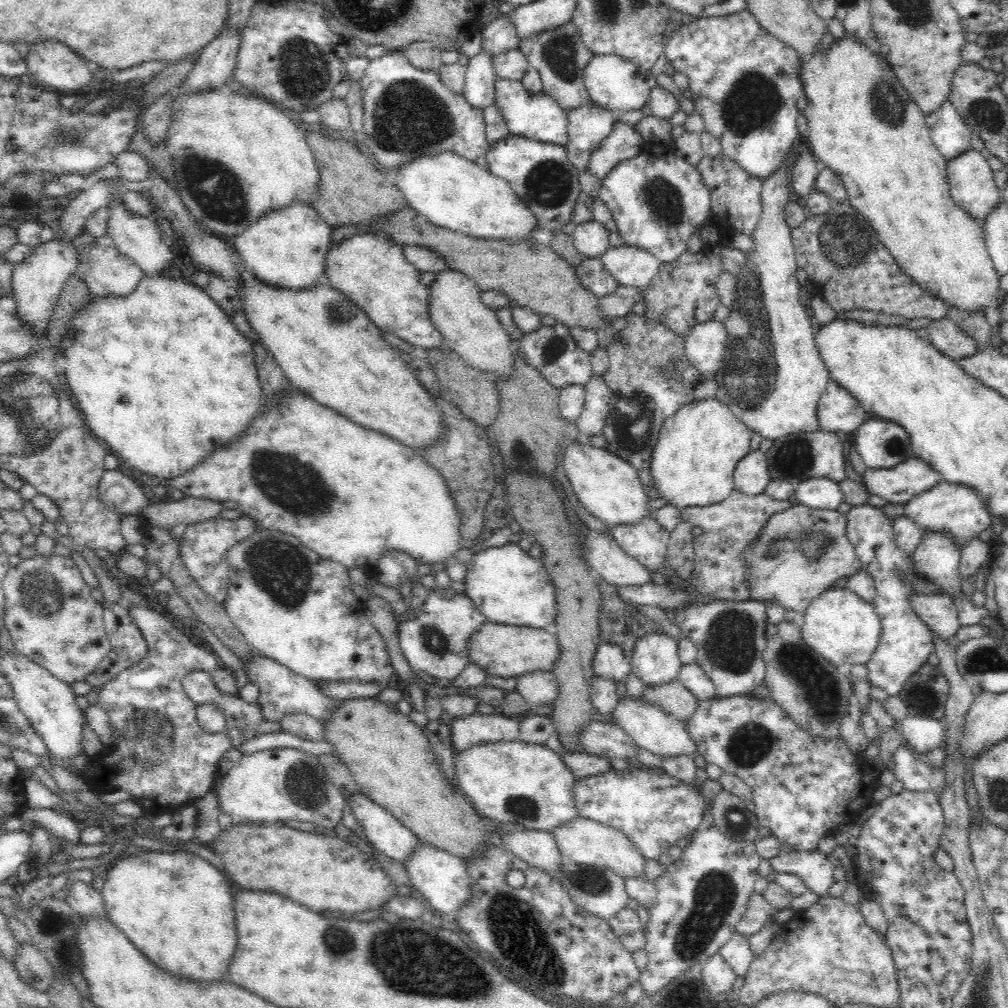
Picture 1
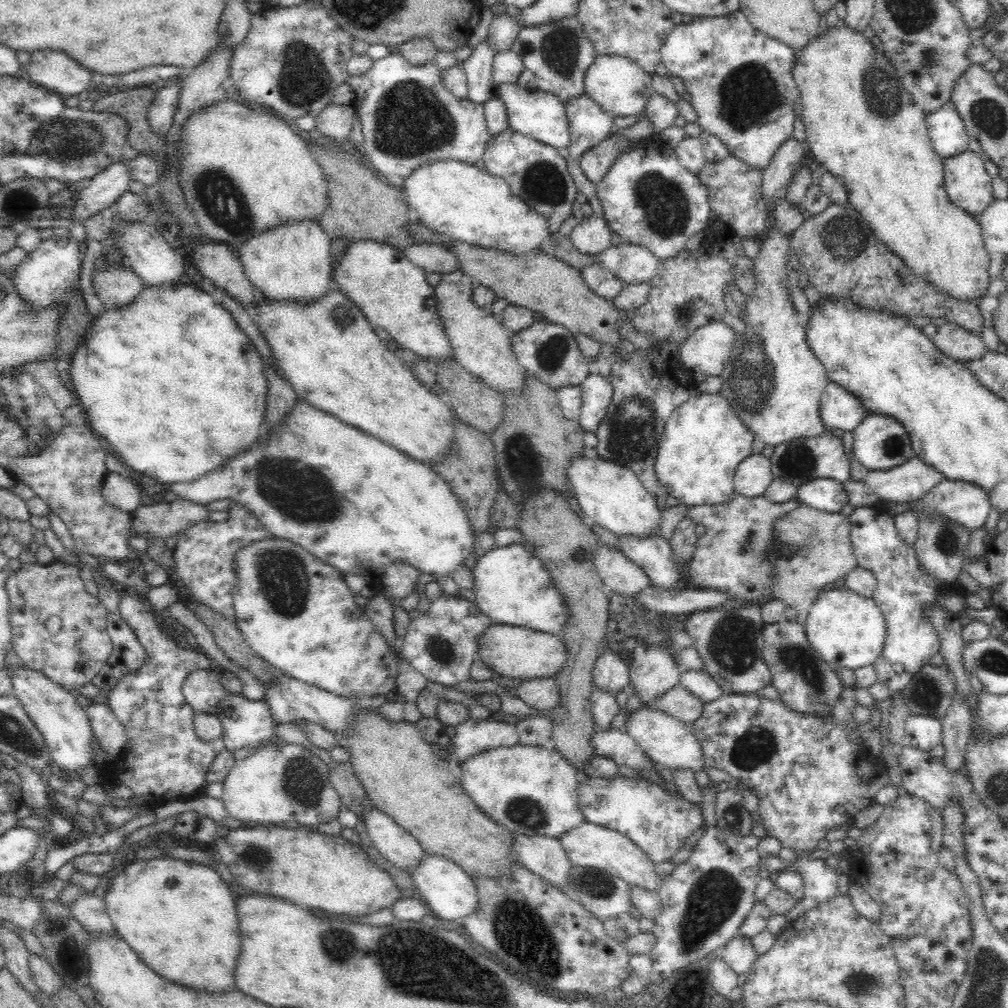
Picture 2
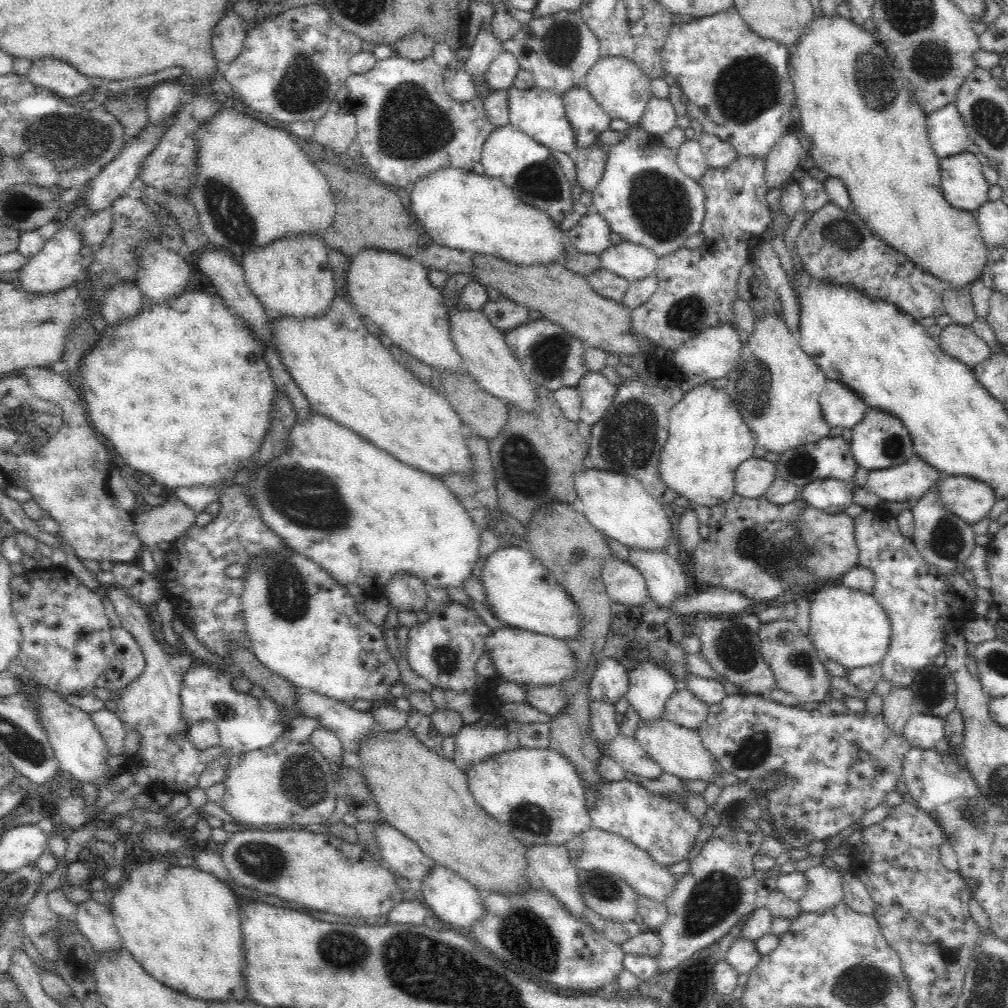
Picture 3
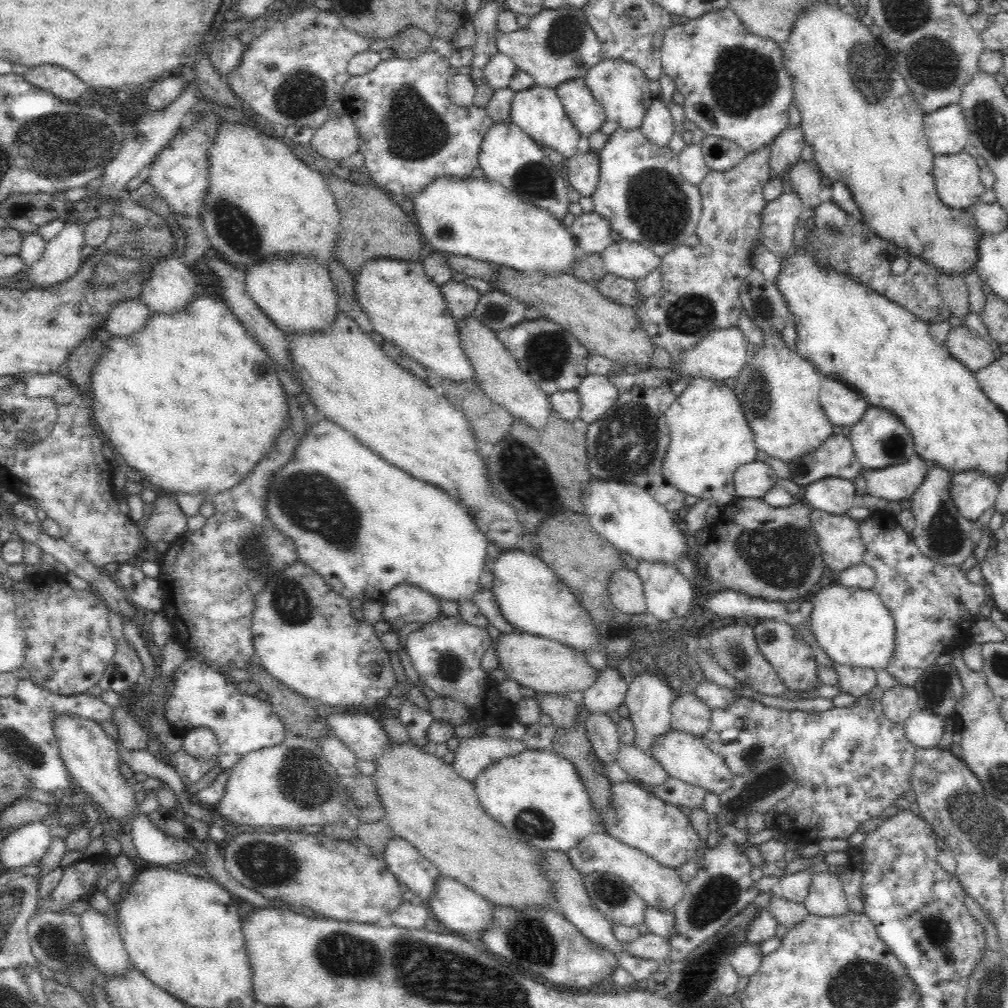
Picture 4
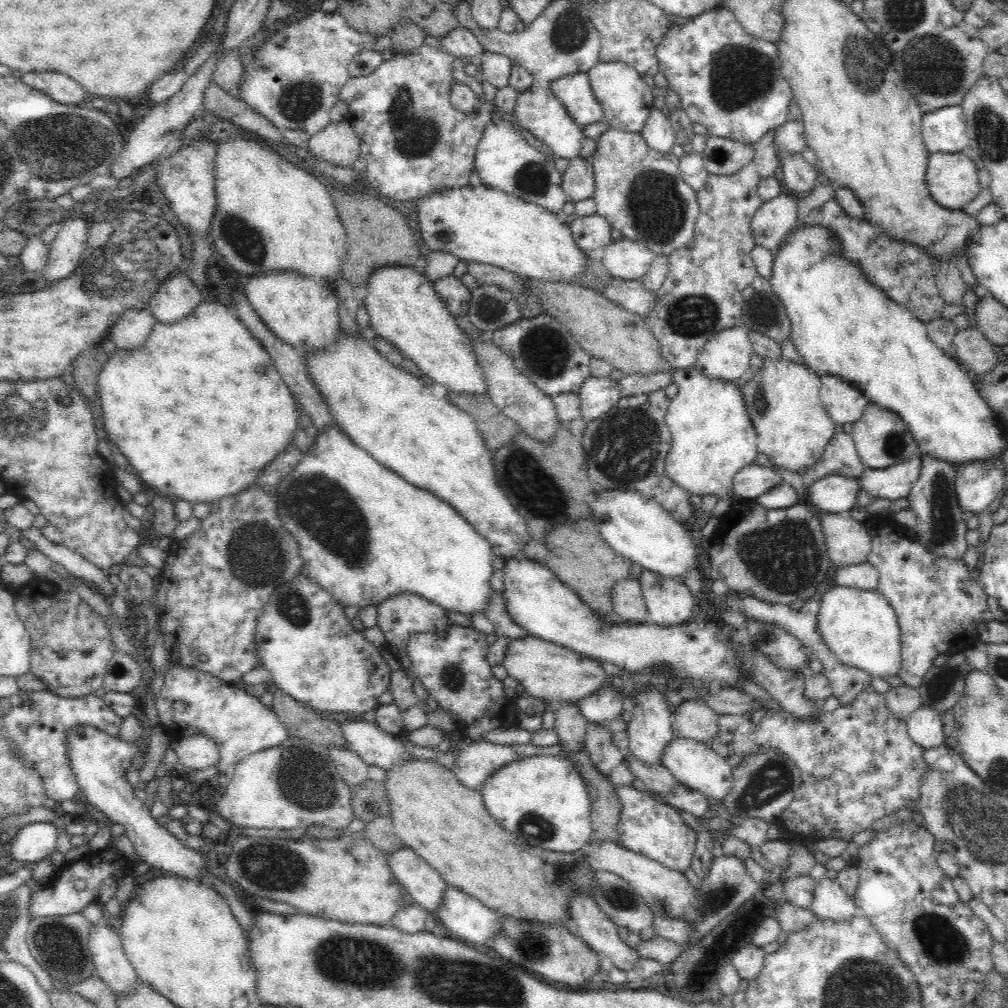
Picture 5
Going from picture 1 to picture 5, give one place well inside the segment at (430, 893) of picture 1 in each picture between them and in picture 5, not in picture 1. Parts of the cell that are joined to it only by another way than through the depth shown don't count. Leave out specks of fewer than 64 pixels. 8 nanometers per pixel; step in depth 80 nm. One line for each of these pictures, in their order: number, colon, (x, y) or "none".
2: (452, 895)
3: (452, 899)
4: (460, 909)
5: (469, 919)

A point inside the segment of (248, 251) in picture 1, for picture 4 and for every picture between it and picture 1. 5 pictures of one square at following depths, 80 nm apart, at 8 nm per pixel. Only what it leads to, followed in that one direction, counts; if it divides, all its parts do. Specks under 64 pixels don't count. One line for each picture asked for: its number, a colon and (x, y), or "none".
2: (292, 263)
3: (291, 277)
4: (297, 295)

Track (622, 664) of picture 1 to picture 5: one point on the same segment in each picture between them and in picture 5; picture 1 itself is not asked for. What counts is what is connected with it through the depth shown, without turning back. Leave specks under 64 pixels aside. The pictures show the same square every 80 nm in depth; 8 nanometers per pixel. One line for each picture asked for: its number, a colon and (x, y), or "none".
2: (611, 674)
3: (610, 681)
4: (608, 693)
5: (605, 706)

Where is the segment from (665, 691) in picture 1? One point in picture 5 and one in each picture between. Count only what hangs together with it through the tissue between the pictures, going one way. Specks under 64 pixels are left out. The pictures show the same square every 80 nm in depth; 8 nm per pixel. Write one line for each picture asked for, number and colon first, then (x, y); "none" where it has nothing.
2: (678, 702)
3: (683, 708)
4: (689, 714)
5: (695, 720)

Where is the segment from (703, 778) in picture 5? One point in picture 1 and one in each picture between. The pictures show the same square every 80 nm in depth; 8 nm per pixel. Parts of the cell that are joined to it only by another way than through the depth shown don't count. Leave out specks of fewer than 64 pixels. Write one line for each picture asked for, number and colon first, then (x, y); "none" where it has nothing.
1: (658, 732)
2: (667, 741)
3: (679, 751)
4: (683, 756)

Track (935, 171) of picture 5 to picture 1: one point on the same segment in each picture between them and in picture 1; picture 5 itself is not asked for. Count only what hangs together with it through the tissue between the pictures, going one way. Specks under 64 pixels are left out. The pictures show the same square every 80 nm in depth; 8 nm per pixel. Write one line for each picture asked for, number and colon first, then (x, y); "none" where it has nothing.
1: (972, 187)
2: (968, 186)
3: (964, 187)
4: (956, 180)

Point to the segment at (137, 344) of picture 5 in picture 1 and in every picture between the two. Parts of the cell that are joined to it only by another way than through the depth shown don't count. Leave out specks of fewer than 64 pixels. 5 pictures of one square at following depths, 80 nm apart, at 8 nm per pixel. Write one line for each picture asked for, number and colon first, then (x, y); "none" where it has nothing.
1: (106, 271)
2: (116, 287)
3: (122, 302)
4: (125, 319)

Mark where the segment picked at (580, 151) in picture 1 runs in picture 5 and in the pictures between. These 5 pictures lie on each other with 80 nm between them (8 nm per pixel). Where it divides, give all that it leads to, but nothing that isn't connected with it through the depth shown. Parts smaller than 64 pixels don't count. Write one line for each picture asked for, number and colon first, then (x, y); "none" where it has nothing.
2: (589, 124)
3: (588, 120)
4: (582, 108)
5: (575, 92)

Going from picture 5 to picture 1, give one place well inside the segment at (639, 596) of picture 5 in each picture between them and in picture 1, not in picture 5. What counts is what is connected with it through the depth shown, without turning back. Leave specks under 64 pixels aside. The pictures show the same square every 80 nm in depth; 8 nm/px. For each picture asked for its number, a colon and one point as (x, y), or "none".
1: (604, 555)
2: (621, 576)
3: (623, 583)
4: (625, 588)

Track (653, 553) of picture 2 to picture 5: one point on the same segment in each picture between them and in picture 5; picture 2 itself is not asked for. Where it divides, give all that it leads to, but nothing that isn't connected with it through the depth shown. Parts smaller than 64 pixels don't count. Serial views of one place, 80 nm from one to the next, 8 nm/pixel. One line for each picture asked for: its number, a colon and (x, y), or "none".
3: (666, 583)
4: (668, 596)
5: (668, 601)

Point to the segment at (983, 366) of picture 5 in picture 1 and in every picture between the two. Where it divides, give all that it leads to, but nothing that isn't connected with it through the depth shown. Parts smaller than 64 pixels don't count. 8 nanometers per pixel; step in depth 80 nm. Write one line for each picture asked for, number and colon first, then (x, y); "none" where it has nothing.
1: (944, 334)
2: (953, 340)
3: (958, 341)
4: (973, 350)

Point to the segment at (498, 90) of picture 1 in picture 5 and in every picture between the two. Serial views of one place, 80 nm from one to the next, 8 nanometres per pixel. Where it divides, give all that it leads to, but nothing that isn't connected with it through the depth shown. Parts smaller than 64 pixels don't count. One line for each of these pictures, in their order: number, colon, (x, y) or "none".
2: (539, 115)
3: (539, 113)
4: (537, 111)
5: (537, 110)

